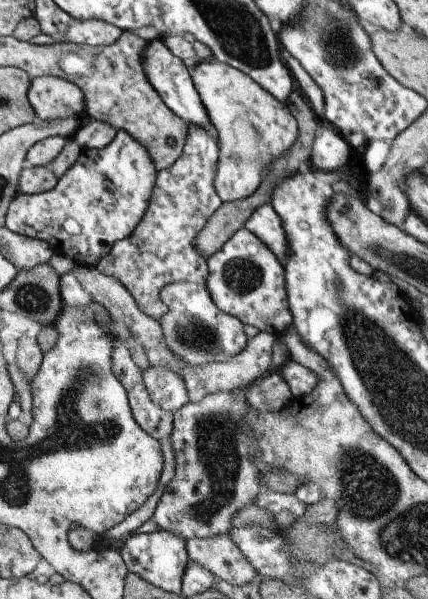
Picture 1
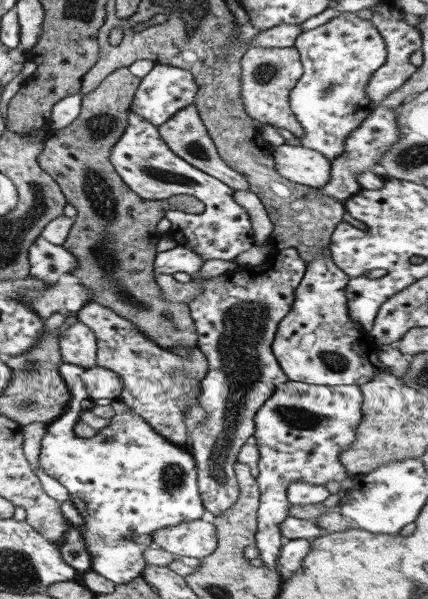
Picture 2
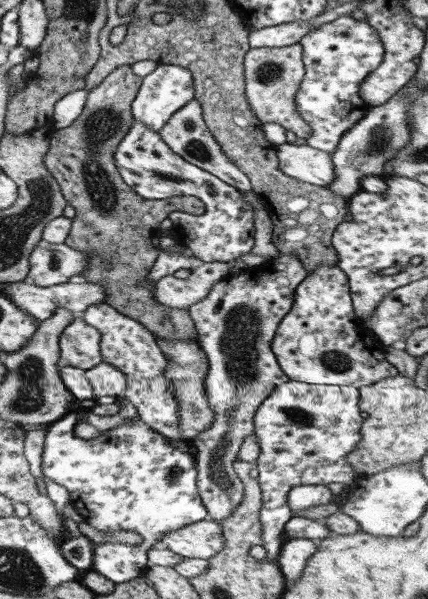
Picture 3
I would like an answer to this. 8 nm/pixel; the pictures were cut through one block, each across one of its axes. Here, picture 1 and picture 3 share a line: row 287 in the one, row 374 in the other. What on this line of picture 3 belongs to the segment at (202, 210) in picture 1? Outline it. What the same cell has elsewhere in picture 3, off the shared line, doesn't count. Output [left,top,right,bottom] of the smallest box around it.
[80,303,185,440]

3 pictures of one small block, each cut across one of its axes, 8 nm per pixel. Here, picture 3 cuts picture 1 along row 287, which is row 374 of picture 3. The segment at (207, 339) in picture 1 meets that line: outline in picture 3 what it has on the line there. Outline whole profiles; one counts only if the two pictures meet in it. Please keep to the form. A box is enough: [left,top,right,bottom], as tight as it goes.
[156,340,213,440]

